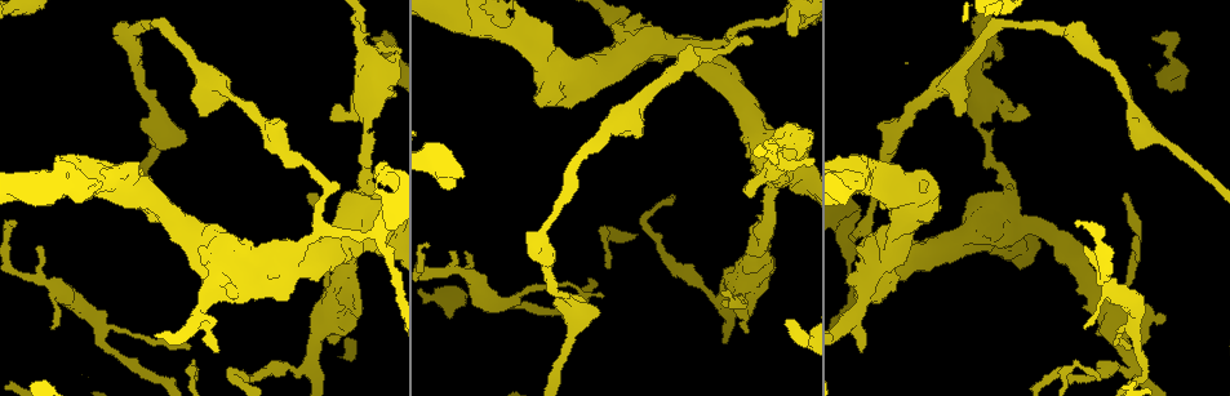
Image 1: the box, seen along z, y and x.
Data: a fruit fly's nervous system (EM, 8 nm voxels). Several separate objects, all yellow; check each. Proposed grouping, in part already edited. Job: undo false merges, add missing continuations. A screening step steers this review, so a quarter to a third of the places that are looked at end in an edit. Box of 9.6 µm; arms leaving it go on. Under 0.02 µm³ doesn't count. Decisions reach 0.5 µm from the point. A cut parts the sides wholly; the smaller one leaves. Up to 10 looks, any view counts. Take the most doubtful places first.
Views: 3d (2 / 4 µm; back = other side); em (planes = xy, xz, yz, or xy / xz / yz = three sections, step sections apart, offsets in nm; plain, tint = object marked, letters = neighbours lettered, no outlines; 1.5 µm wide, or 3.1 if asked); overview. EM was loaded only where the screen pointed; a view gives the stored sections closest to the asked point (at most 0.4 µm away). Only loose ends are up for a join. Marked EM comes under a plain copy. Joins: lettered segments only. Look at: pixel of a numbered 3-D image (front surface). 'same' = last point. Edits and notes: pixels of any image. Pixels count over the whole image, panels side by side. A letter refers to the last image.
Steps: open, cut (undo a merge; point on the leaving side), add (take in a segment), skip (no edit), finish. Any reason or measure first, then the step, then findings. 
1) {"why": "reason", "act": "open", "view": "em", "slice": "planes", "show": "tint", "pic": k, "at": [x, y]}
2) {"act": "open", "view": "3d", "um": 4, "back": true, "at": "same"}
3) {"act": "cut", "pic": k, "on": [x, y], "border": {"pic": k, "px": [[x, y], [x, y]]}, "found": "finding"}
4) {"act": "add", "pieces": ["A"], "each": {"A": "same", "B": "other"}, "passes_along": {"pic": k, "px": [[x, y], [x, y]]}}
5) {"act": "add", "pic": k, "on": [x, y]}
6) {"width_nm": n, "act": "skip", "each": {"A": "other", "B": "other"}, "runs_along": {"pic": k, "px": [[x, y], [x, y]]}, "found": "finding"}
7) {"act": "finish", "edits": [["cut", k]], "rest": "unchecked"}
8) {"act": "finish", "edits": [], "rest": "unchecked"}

{"why": "branch stops here", "act": "open", "view": "3d", "um": 4, "pic": 1, "at": [1029, 111]}

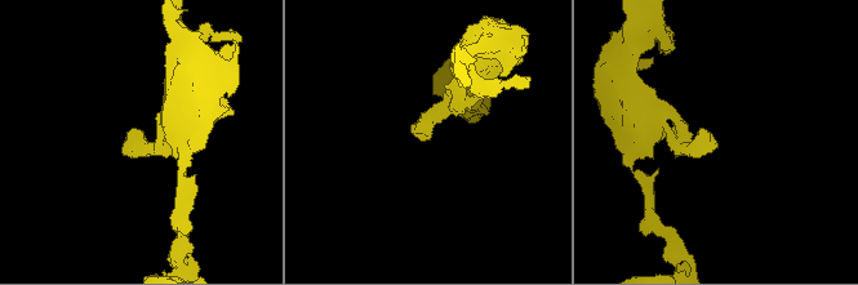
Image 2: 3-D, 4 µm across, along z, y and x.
{"why": "shape alone is not enough", "act": "open", "view": "em", "slice": "planes", "show": "letters", "pic": 2, "at": [430, 140]}

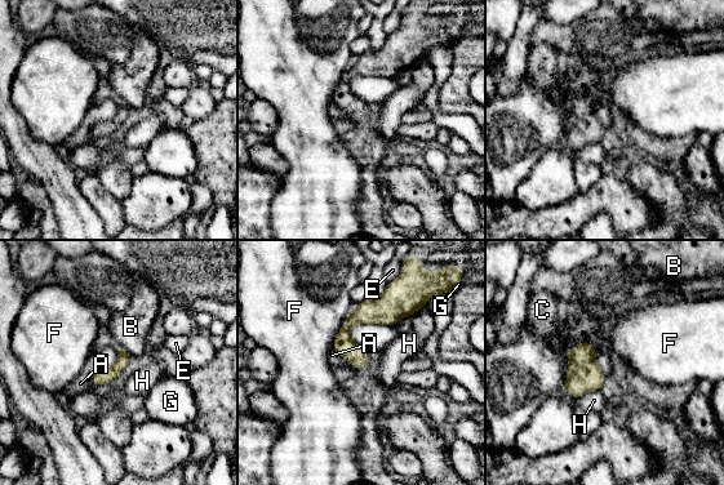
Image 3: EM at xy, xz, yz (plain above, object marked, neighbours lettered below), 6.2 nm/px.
{"longest_contact_nm": ["F", 320], "act": "skip", "each": {"A": "other", "B": "other", "C": "other", "E": "other", "F": "other", "G": "other", "H": "other"}, "runs_along": {"pic": 3, "px": [[420, 303], [355, 317], [336, 347]]}, "found": "no lettered segment goes on from it"}

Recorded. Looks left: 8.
{"act": "open", "view": "3d", "um": 2, "pic": 1, "at": [1085, 326]}

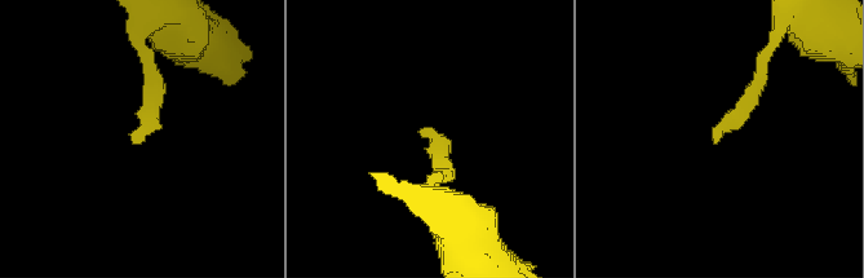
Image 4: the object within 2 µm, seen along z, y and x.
{"act": "open", "view": "em", "slice": "planes", "show": "letters", "pic": 4, "at": [138, 138]}

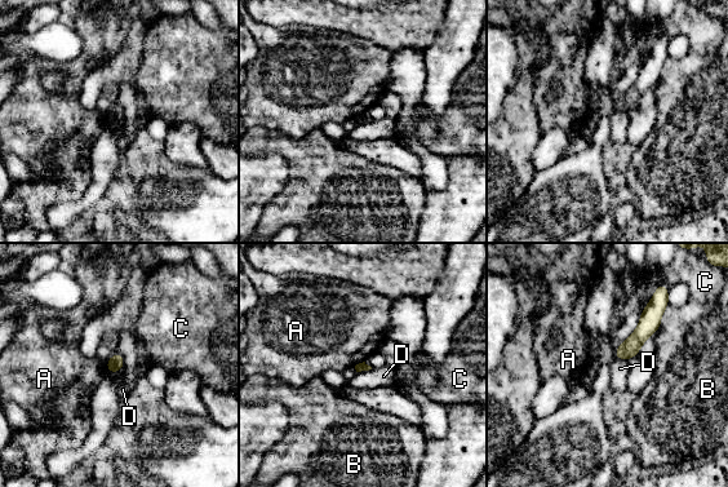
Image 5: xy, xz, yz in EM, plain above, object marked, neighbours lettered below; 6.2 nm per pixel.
{"act": "skip", "each": {"A": "other", "B": "other", "C": "other", "D": "other"}, "found": "none of them fits"}

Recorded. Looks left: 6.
{"act": "open", "view": "3d", "um": 4, "pic": 1, "at": [330, 192]}

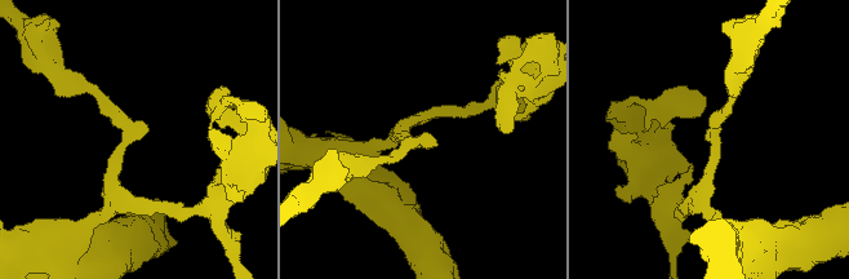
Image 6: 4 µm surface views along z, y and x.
{"why": "shape alone is not enough", "act": "open", "view": "em", "slice": "planes", "show": "letters", "pic": 6, "at": [422, 144]}

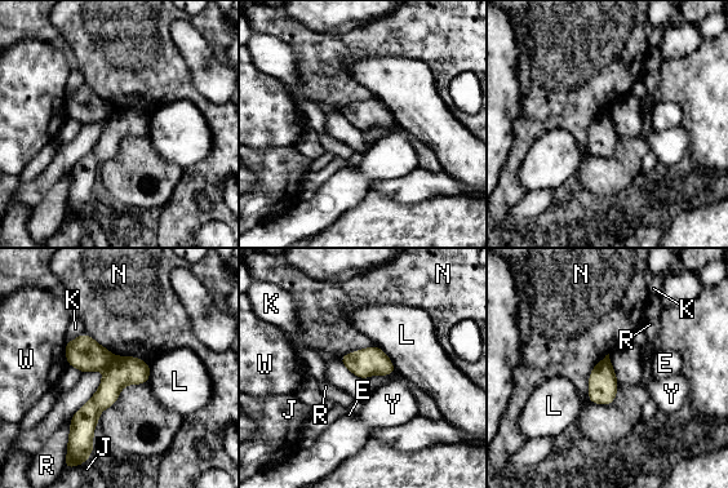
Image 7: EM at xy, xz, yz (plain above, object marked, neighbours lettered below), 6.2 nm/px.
{"width_nm": 180, "act": "cut", "pic": 7, "on": [85, 354], "each": {"E": "other", "J": "other", "K": "other", "L": "other", "N": "other", "R": "other", "W": "other", "Y": "other"}, "border": {"pic": 7, "px": [[114, 356], [103, 368]]}, "found": "a second cell is stuck on"}

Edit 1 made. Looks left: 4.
{"why": "redraw", "act": "open", "view": "overview"}

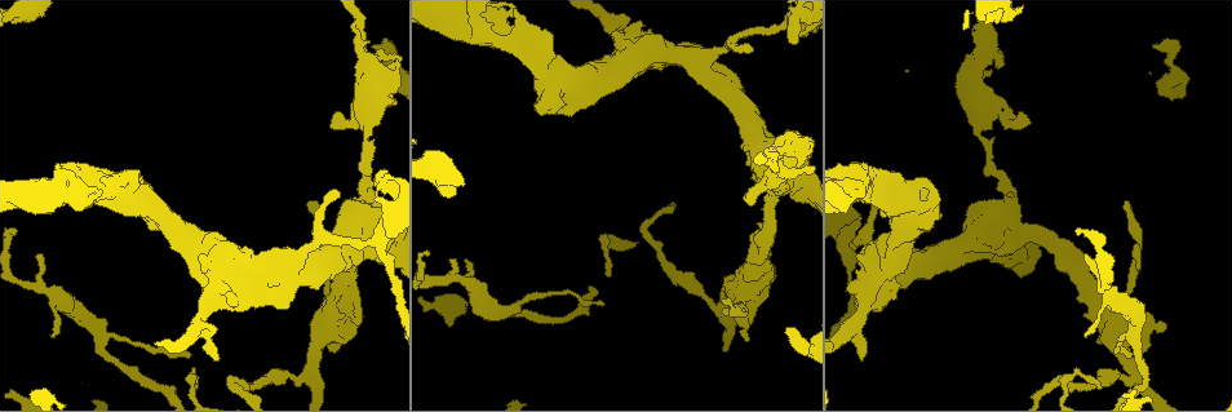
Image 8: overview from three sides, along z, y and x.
{"why": "tapers out", "act": "open", "view": "3d", "um": 4, "back": true, "pic": 8, "at": [36, 258]}

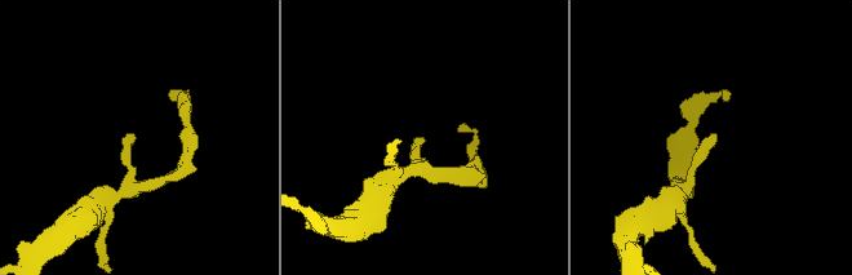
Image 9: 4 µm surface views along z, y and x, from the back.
{"why": "now the EM", "act": "open", "view": "em", "slice": "yz", "step": 4, "show": "tint", "pic": 9, "at": [715, 136]}

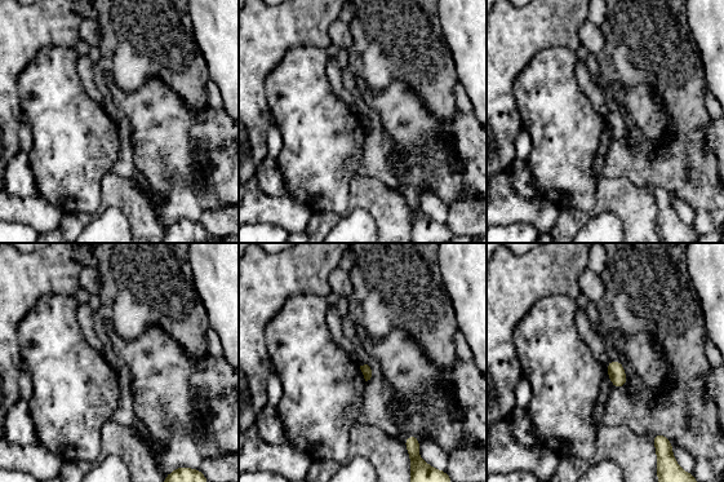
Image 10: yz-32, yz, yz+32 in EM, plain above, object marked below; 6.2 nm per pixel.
{"why": "cut it another way", "act": "open", "view": "em", "slice": "planes", "show": "letters", "at": "same"}

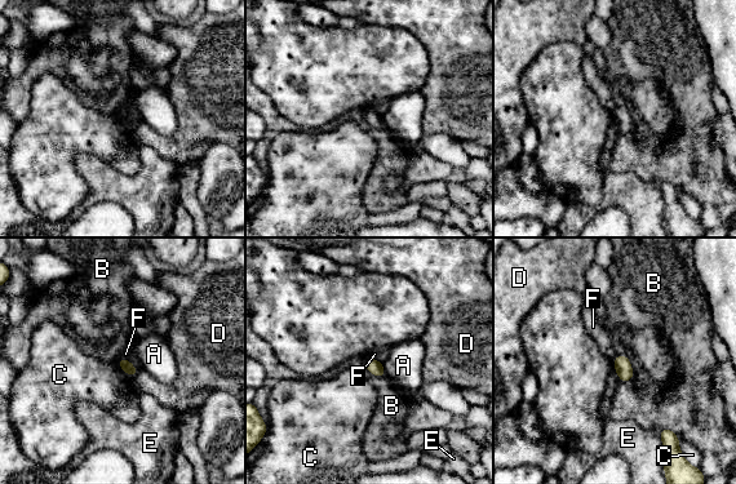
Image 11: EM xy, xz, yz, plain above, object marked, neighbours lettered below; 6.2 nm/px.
{"longest_contact_nm": ["B", 200], "act": "skip", "each": {"A": "other", "B": "other", "C": "other", "D": "other", "E": "other", "F": "other"}, "border": {"pic": 11, "px": [[611, 360], [620, 381]]}, "found": "none of them fits"}

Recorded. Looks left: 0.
{"act": "finish", "edits": [["cut", 7]], "rest": "unchecked"}

